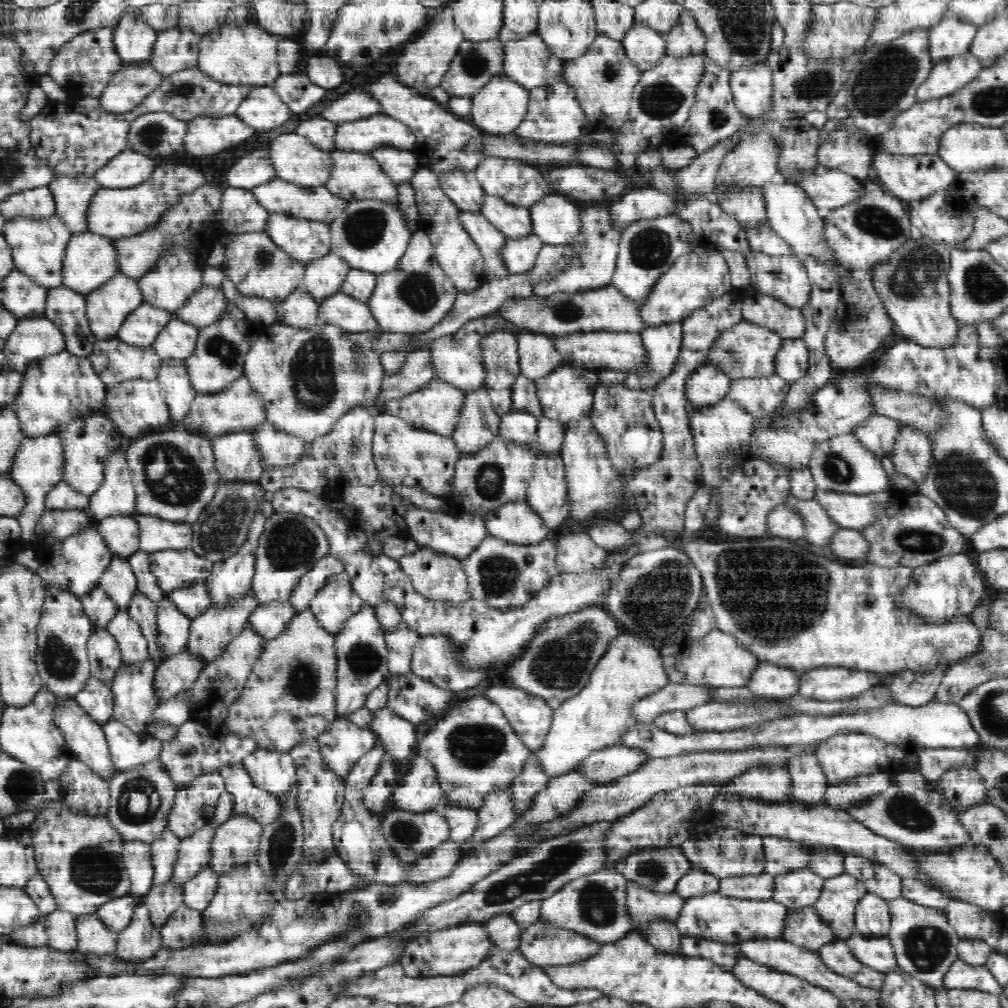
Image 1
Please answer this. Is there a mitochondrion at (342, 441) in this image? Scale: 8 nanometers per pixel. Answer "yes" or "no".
no

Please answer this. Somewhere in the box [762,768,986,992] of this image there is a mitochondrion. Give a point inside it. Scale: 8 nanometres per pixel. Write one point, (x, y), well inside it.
(926, 946)

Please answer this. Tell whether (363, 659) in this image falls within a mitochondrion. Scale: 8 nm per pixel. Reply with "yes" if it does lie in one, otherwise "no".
yes

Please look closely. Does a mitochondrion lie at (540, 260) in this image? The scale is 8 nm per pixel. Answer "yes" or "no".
no

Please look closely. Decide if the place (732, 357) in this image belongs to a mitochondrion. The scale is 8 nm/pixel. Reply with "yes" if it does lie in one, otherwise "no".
yes

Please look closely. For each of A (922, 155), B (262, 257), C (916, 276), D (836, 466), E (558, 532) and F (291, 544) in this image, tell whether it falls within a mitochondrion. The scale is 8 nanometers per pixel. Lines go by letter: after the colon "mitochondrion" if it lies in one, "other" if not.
A: other
B: mitochondrion
C: mitochondrion
D: mitochondrion
E: other
F: mitochondrion

